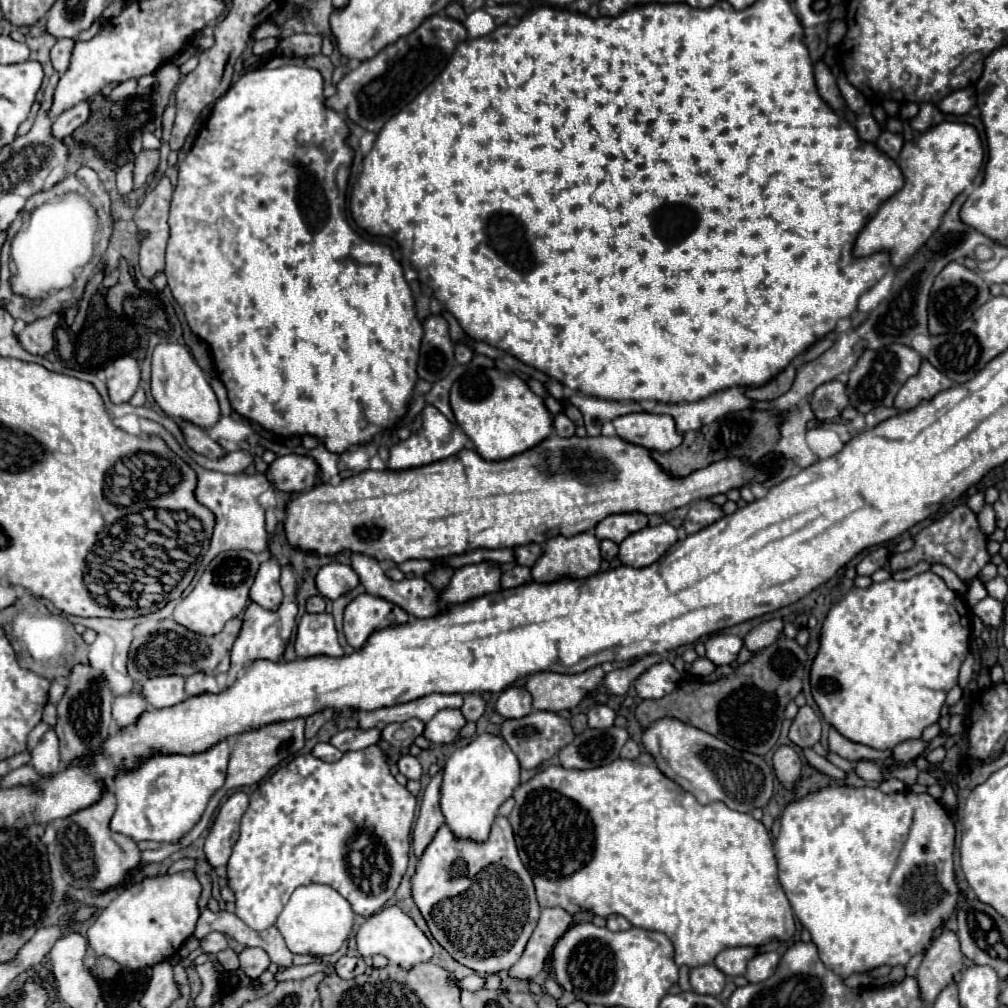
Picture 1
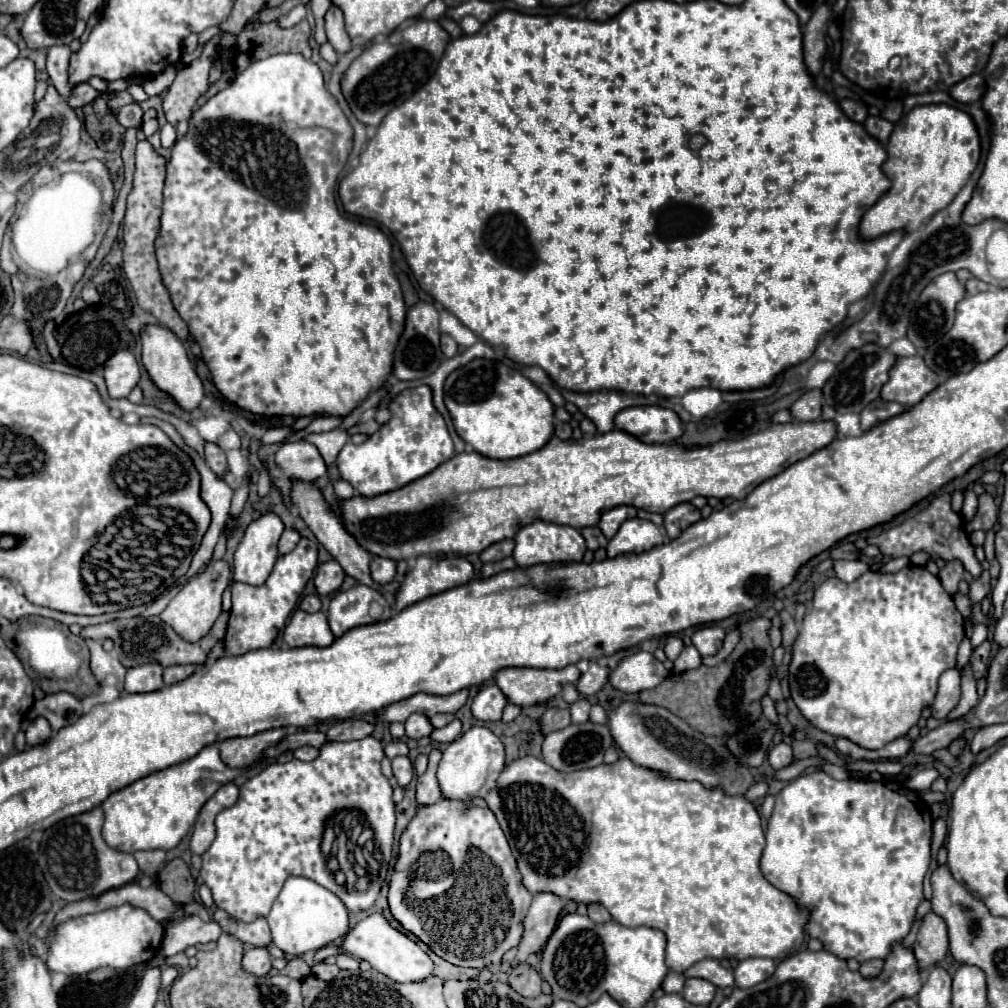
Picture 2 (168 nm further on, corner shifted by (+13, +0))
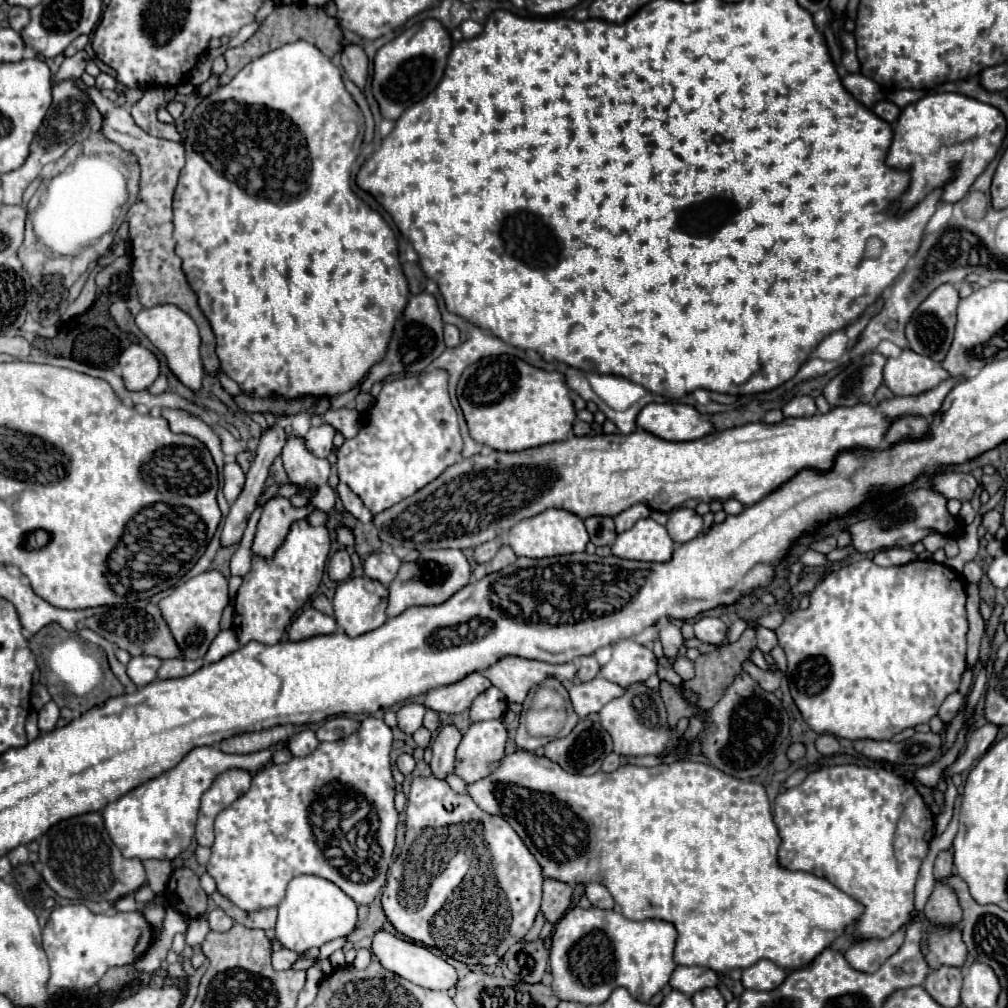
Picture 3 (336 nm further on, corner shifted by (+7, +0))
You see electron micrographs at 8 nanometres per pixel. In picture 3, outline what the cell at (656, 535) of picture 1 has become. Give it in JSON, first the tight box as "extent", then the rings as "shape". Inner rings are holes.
{"extent":[612,519,675,561],"shape":[[[640,519],[632,529],[618,535],[612,555],[636,561],[668,561],[675,546],[666,527],[654,519]]]}

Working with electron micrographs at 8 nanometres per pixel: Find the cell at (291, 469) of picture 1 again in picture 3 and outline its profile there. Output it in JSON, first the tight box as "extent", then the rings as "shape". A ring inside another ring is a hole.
{"extent":[304,425,334,459],"shape":[[[320,425],[318,429],[310,429],[306,435],[304,435],[304,441],[306,441],[306,447],[312,455],[320,457],[320,459],[326,459],[332,451],[332,437],[334,437],[334,427],[330,425]]]}

